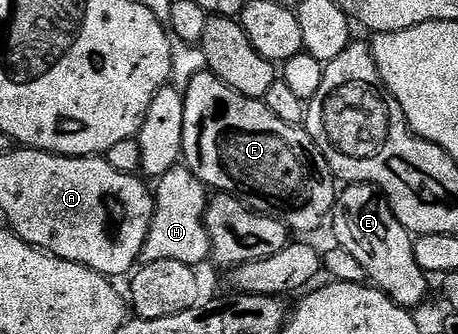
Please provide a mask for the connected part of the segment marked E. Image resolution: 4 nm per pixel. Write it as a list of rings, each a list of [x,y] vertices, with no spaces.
[[[348,183],[347,188],[335,197],[333,215],[329,224],[335,227],[334,243],[349,250],[365,270],[367,280],[401,307],[415,310],[415,307],[427,296],[428,273],[417,266],[415,242],[393,214],[386,194],[372,184]]]

